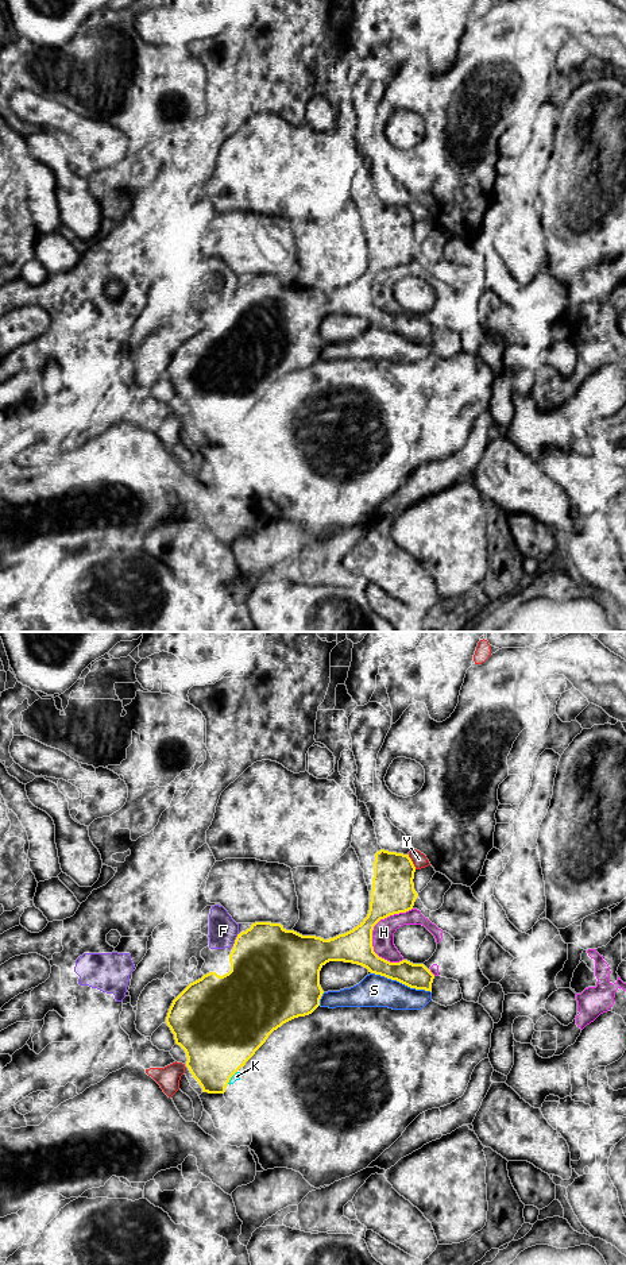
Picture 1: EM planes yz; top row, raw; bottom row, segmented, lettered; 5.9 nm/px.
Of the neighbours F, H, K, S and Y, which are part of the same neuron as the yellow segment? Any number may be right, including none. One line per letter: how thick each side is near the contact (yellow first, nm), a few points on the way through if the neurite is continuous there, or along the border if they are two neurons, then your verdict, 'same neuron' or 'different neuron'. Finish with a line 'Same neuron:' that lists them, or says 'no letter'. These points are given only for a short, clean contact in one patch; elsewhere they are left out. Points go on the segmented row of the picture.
F: 460/180 nm | different neuron
H: 260/130 nm | different neuron
K: 440/50 nm | different neuron
S: 150/190 nm | different neuron
Y: 260/90 nm | different neuron
Same neuron: no letter

